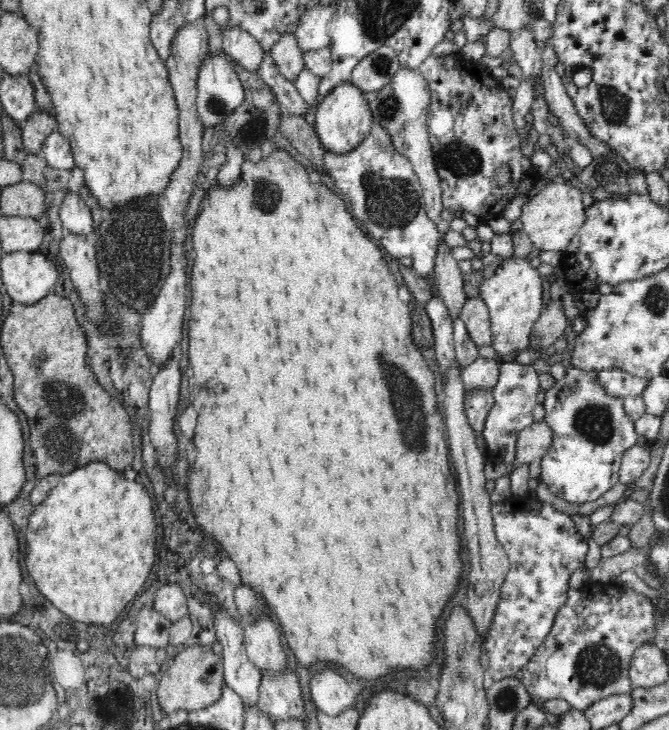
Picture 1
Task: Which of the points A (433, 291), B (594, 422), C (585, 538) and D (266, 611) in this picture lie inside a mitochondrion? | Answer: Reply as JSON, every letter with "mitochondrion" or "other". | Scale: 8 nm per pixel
{"A":"other","B":"mitochondrion","C":"other","D":"other"}

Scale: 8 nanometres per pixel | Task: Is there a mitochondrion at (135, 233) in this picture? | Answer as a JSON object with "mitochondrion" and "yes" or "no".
{"mitochondrion":"yes"}

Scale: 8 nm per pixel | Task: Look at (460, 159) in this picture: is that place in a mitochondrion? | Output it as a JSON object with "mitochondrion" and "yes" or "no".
{"mitochondrion":"yes"}

